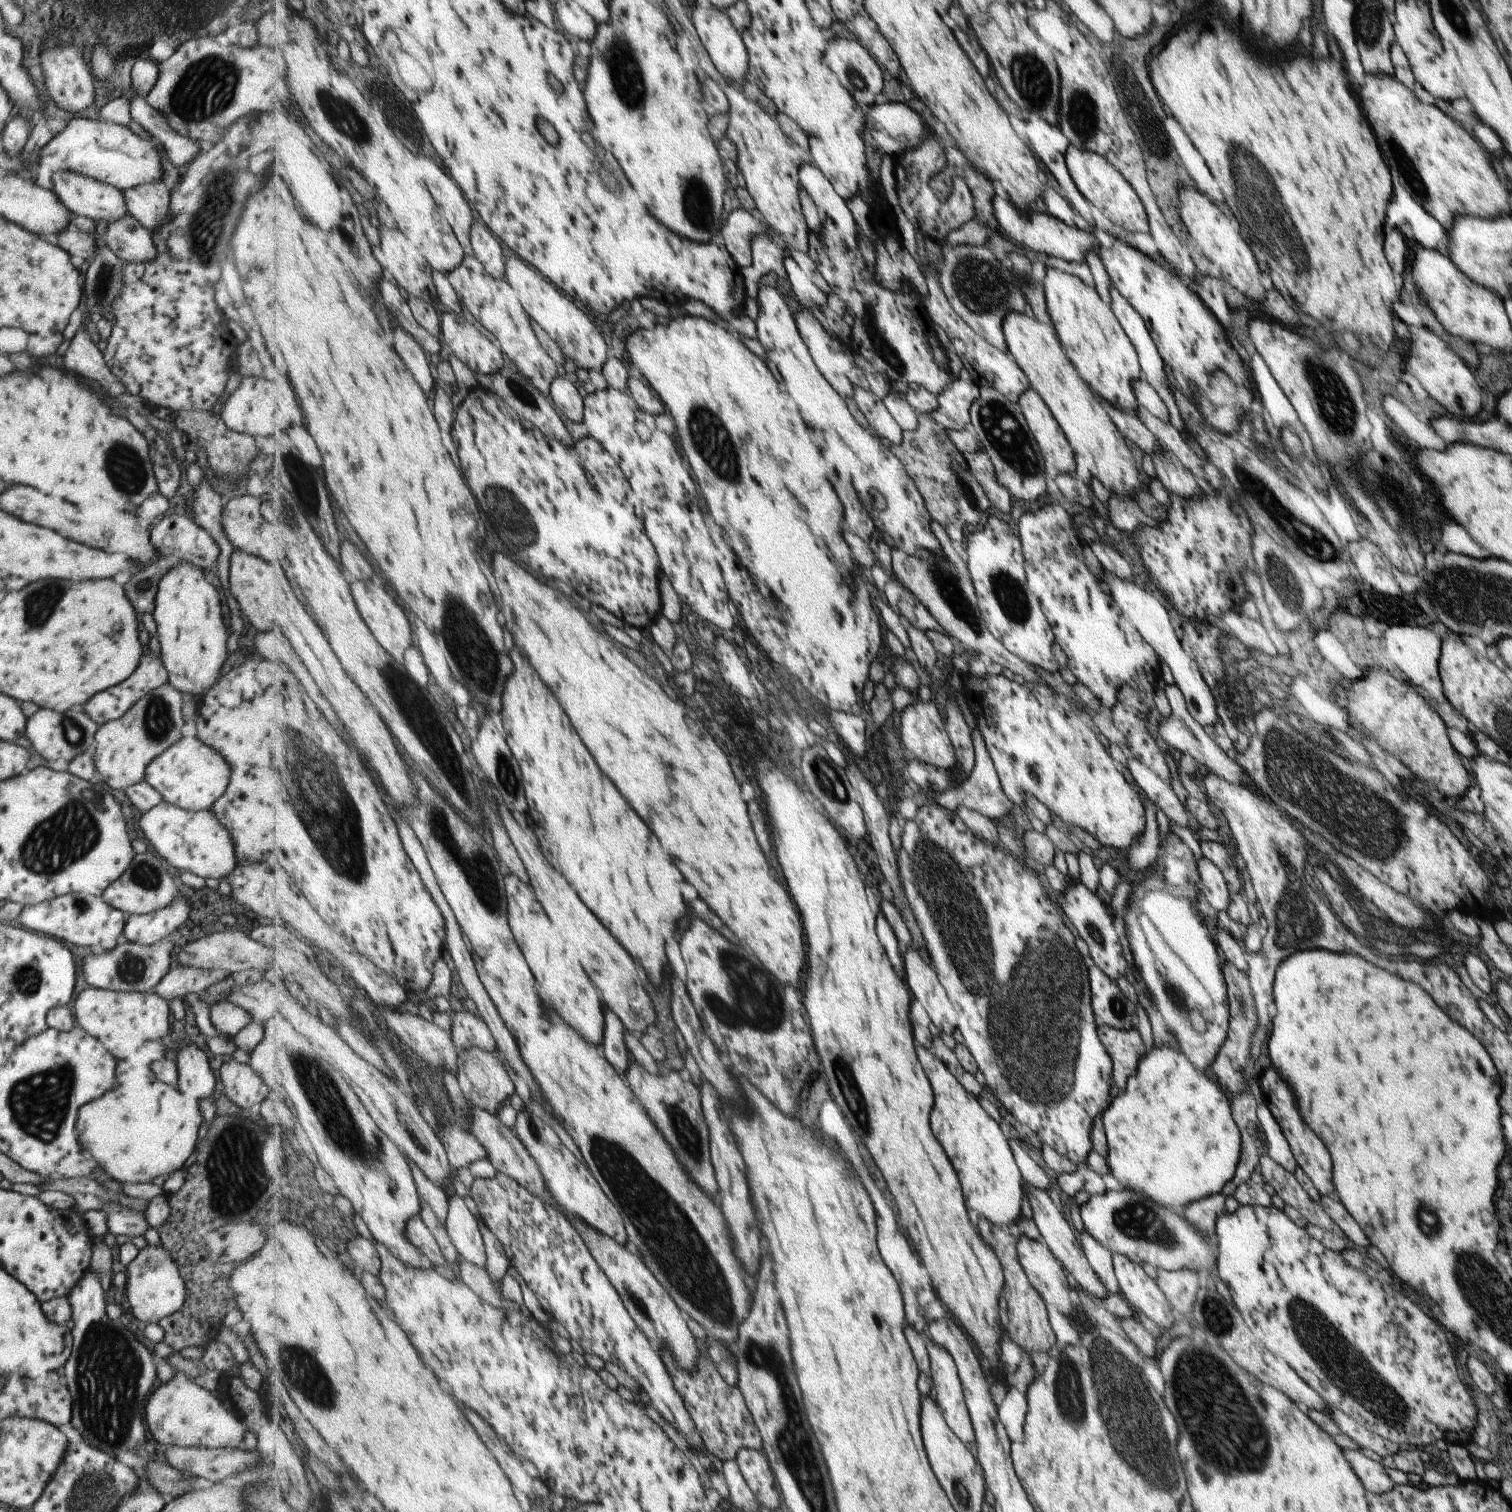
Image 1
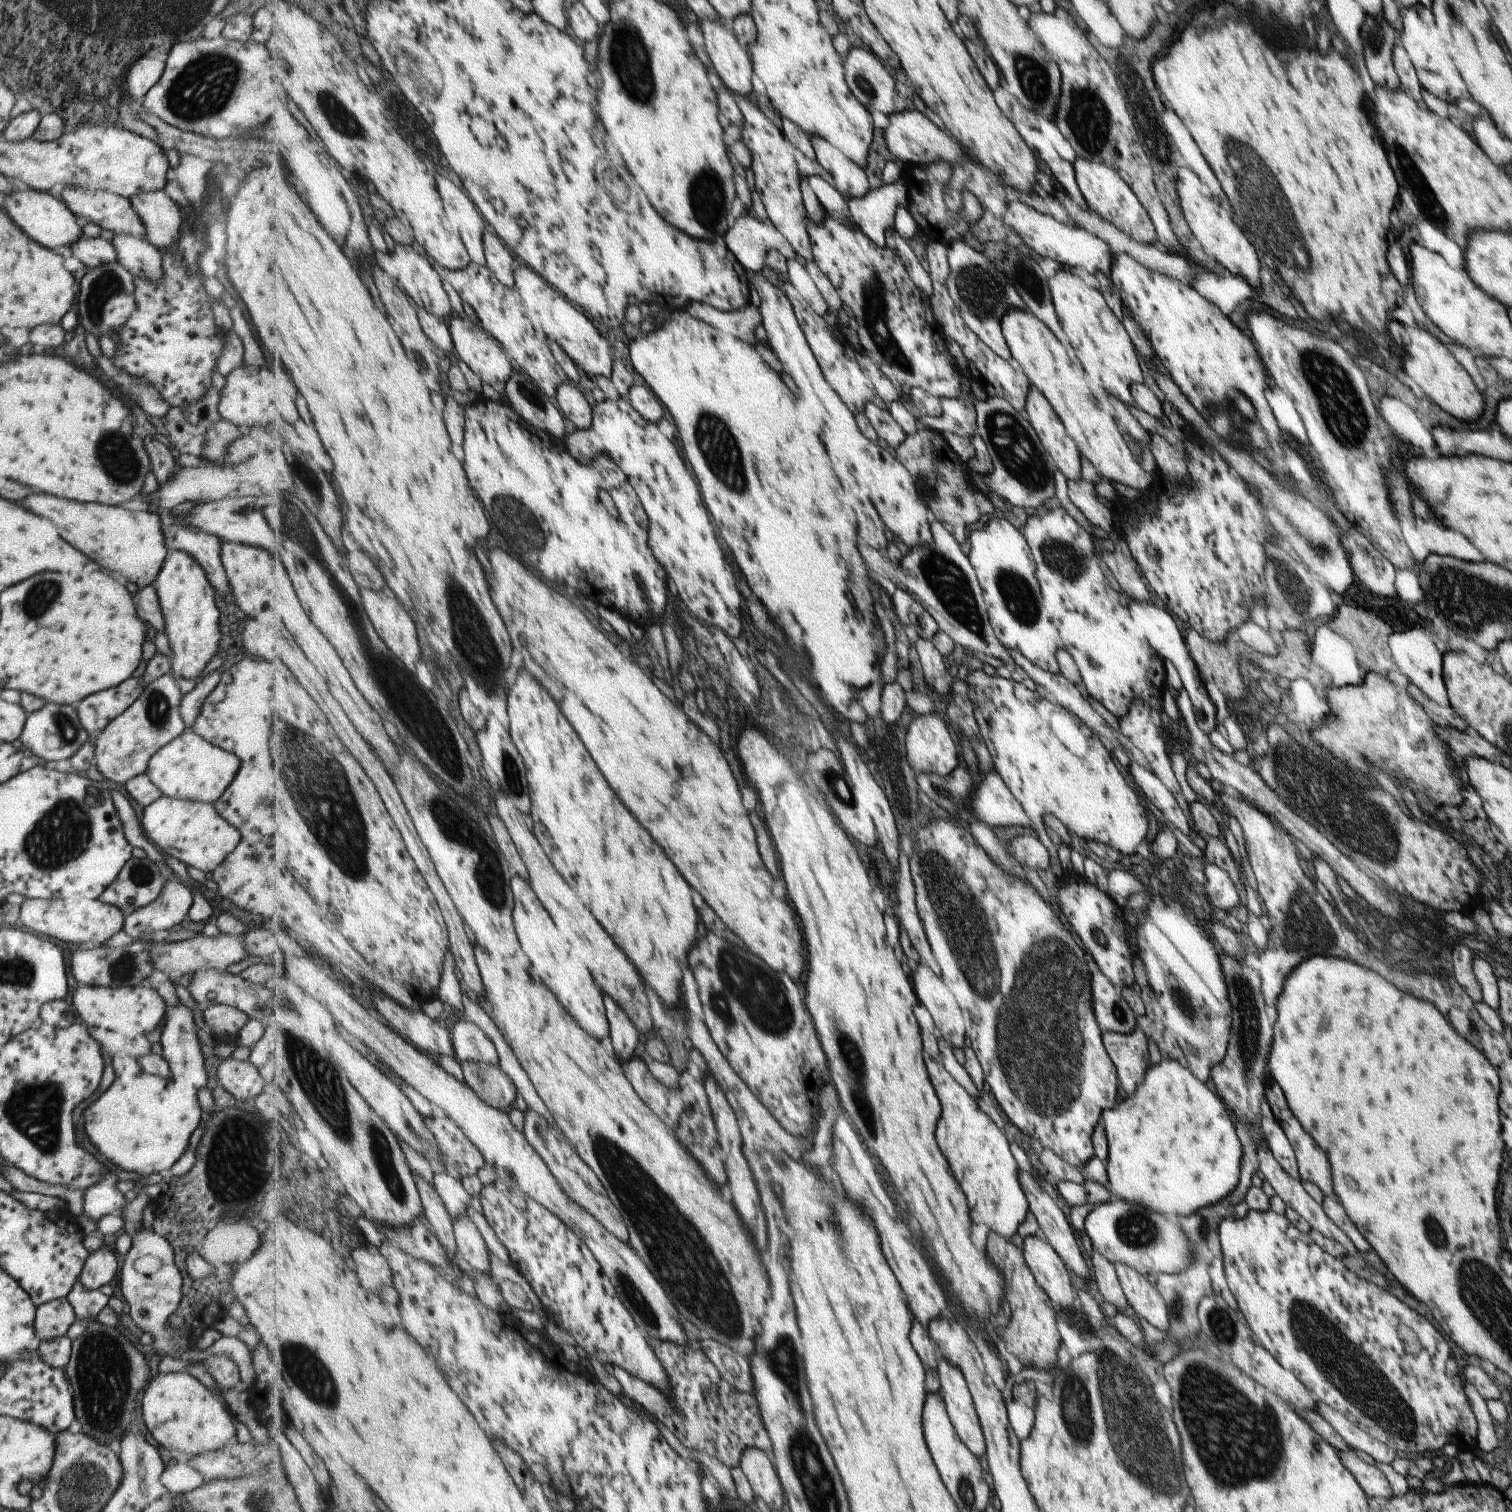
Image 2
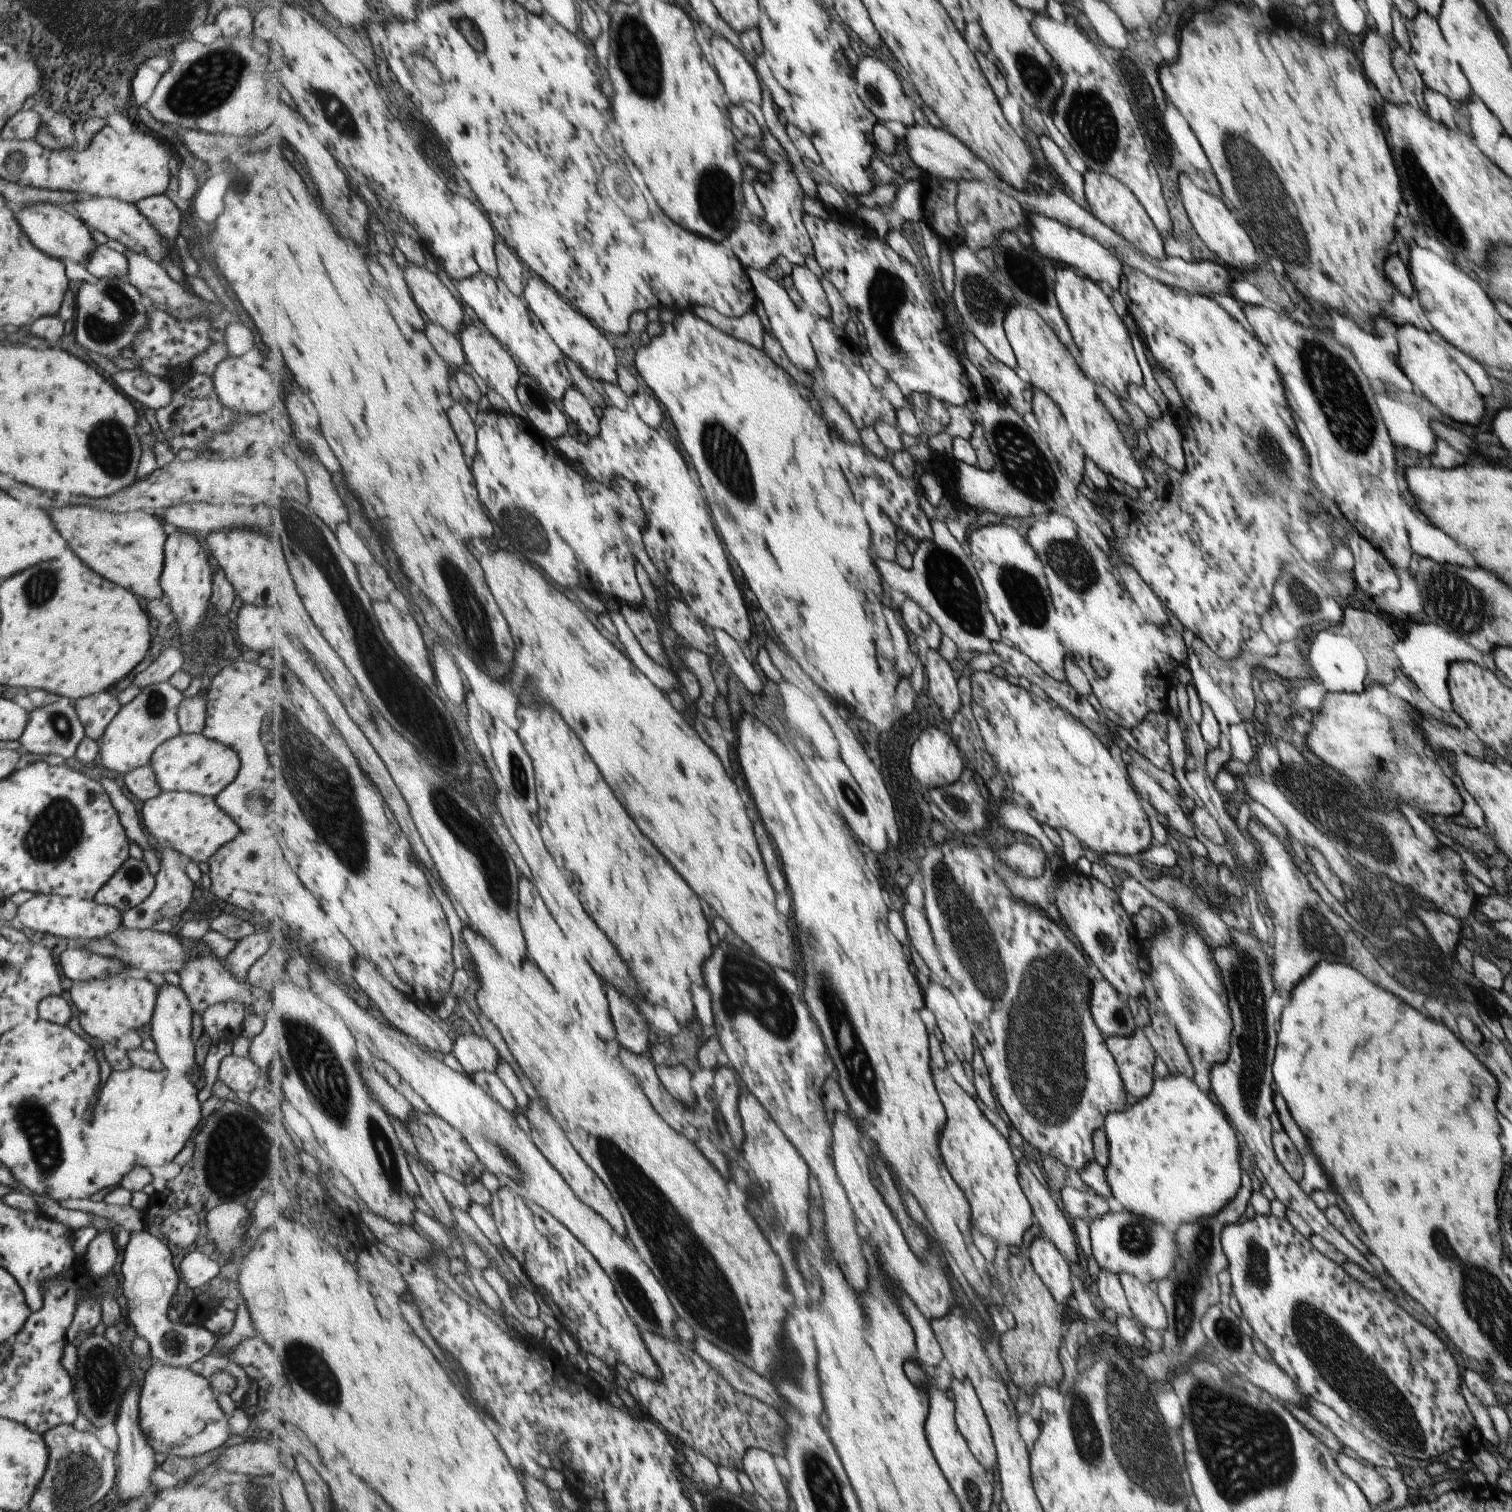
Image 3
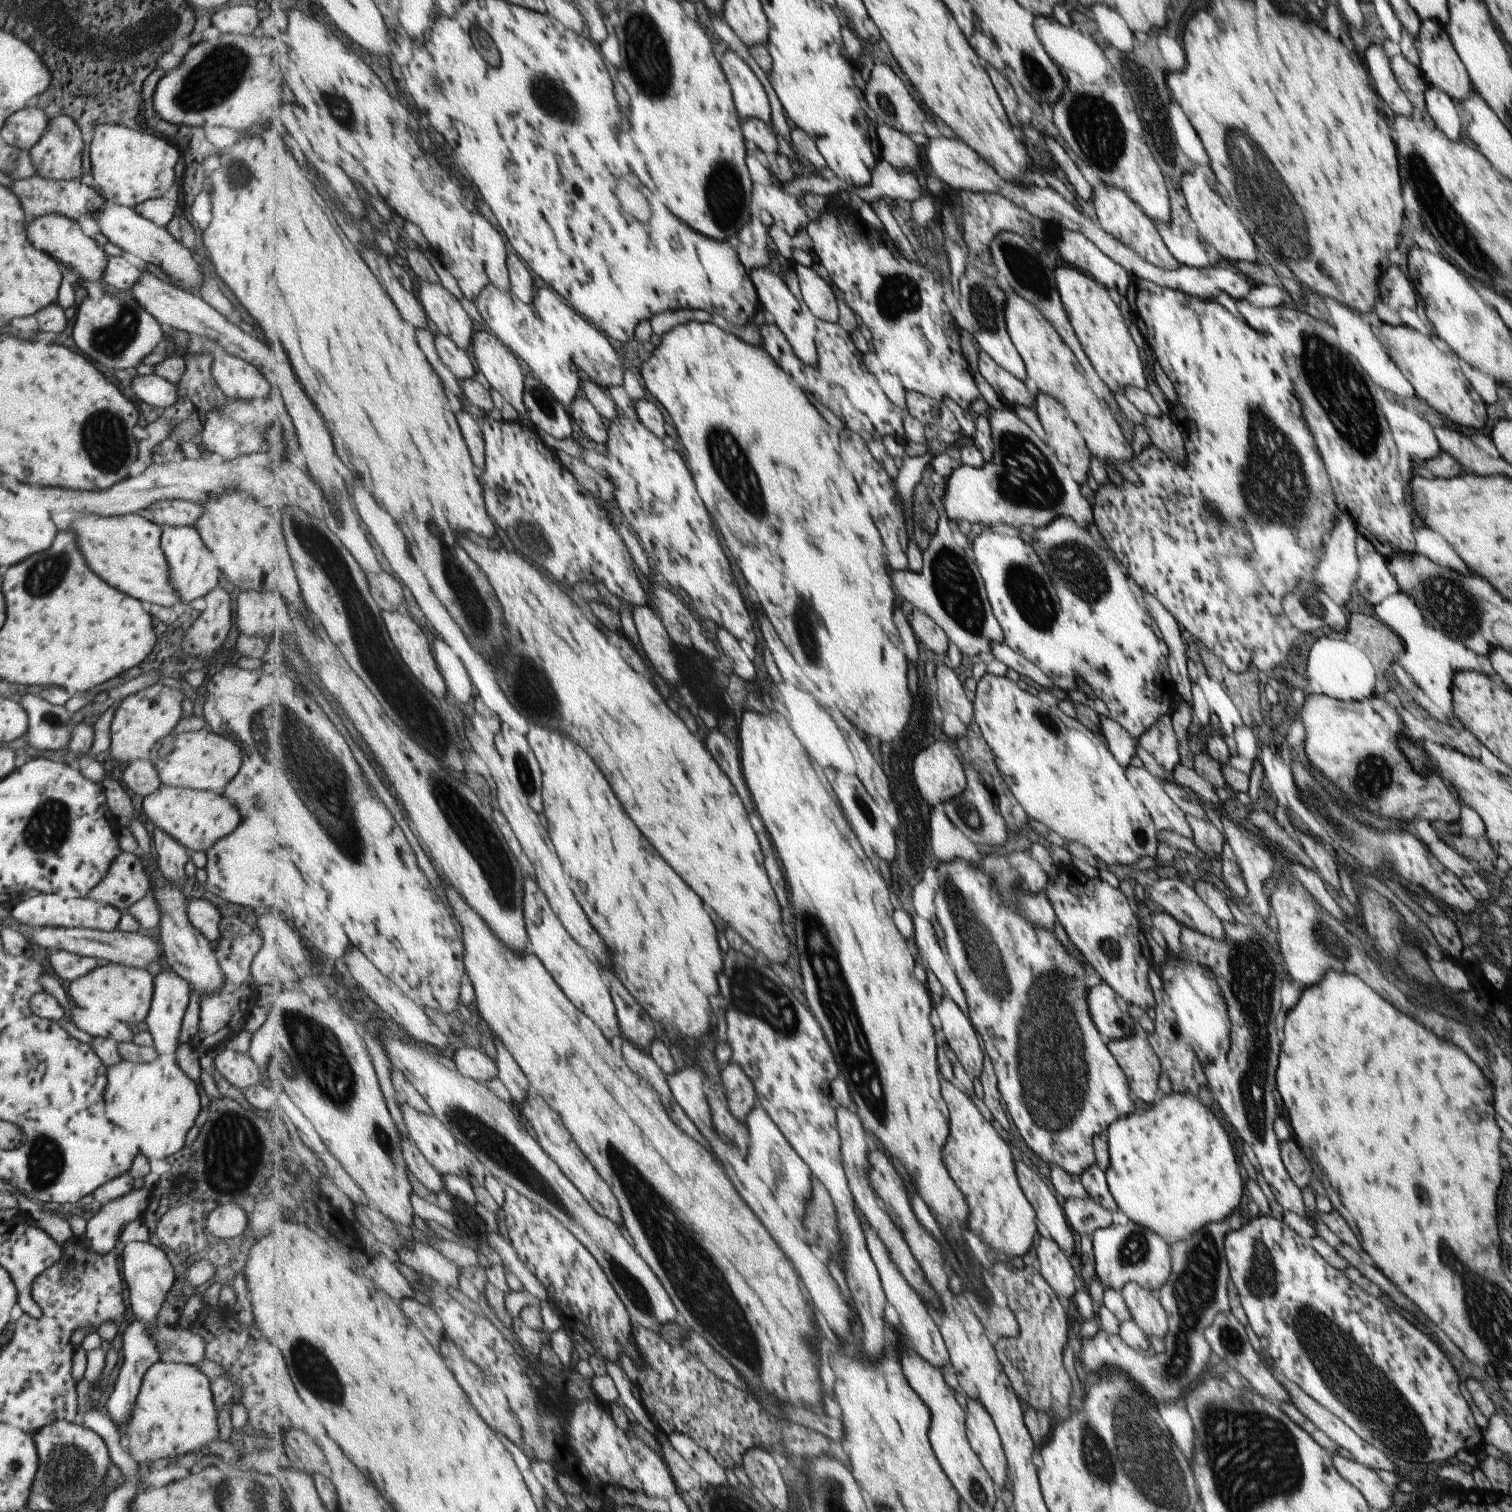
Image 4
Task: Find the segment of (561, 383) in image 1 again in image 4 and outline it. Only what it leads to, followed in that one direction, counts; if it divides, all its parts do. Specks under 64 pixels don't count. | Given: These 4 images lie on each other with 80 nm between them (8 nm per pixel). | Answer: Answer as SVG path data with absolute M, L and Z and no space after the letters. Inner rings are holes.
M576 398L569 406L572 417L582 431L596 443L607 446L610 432L595 405L588 398Z

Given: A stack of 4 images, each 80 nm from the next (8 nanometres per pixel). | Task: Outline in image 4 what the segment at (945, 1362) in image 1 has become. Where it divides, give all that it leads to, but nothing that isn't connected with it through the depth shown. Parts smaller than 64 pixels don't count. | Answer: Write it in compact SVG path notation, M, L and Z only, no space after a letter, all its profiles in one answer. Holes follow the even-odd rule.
M967 1397L967 1418L965 1432L971 1450L995 1482L1003 1489L1008 1481L1008 1466L1001 1446L1001 1441L993 1421L976 1399Z

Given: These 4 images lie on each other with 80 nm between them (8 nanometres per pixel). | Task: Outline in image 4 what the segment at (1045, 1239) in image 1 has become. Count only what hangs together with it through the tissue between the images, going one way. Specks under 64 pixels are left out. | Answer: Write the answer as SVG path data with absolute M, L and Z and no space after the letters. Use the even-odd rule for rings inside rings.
M1025 1159L1015 1161L1019 1184L1035 1209L1043 1234L1053 1239L1063 1250L1072 1252L1075 1242L1064 1210L1061 1210L1055 1201L1055 1196L1051 1194L1047 1184L1029 1167Z

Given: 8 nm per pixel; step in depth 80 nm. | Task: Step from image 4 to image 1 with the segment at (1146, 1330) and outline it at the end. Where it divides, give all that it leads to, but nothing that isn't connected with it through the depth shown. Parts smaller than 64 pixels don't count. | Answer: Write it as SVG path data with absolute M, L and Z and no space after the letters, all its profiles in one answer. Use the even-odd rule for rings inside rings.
M1113 1253L1111 1256L1120 1294L1133 1312L1143 1312L1161 1331L1171 1328L1174 1324L1172 1310L1156 1282L1123 1255Z

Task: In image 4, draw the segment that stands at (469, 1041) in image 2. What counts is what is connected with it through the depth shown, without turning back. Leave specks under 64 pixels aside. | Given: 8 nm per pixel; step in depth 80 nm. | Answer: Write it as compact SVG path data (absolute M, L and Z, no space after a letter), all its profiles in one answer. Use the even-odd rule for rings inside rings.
M463 1047L453 1054L454 1064L467 1078L487 1084L497 1078L497 1064L482 1048Z

